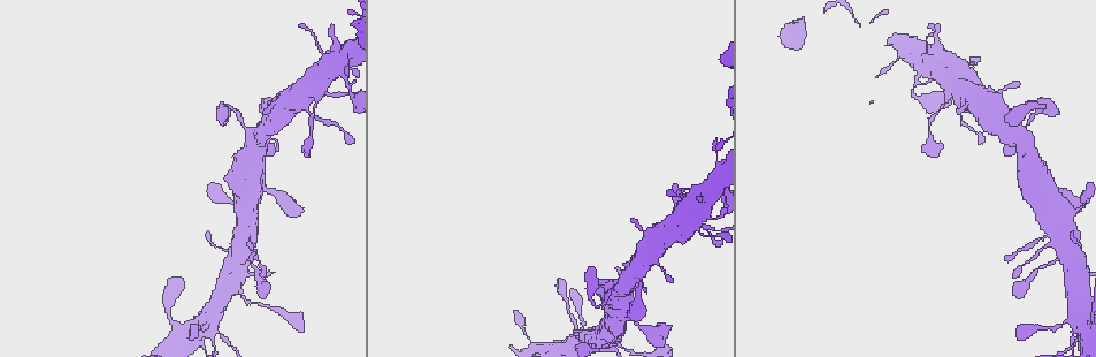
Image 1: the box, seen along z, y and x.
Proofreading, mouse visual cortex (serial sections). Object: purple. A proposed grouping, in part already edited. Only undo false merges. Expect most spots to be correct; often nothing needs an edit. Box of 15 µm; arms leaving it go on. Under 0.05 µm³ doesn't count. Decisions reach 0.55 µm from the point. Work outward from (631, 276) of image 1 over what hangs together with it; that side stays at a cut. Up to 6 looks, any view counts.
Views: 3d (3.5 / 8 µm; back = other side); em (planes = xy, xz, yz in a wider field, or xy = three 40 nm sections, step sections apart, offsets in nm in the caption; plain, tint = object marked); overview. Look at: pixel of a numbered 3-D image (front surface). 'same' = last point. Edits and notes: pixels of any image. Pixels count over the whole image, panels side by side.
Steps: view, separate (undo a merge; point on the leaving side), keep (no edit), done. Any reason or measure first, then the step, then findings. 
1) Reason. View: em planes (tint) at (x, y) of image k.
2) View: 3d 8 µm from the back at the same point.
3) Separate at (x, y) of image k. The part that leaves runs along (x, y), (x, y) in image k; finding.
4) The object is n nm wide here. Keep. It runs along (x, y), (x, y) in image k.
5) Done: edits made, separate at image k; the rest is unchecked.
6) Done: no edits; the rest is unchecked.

Sudden change in width. View: 3d 8 µm from the back at (310, 113) of image 1.

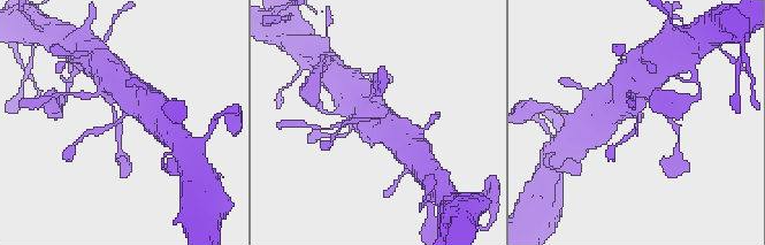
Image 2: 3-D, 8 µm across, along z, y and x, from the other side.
View: em xy step 2 (tint) at (119, 119) of image 2.

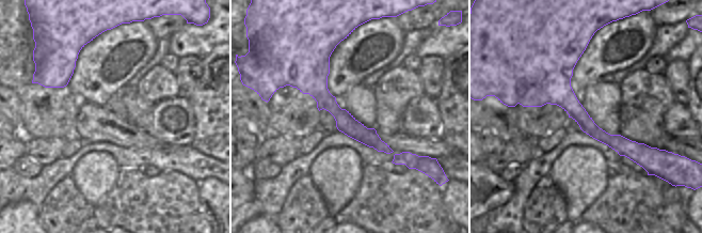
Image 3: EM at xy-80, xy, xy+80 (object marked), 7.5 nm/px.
Keep. All the same cell.

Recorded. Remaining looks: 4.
Sharp bend. View: 3d 3.5 µm at (913, 93) of image 1.

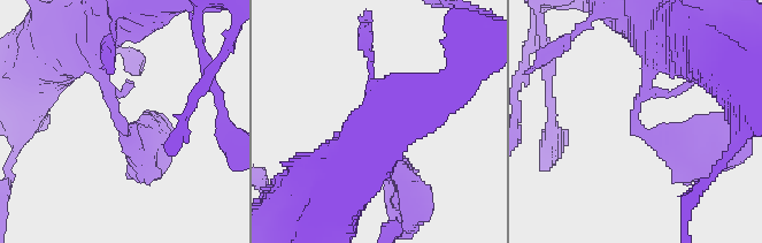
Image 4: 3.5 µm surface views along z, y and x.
Need the tissue. View: em xy step 2 (tint) at (635, 118) of image 4.

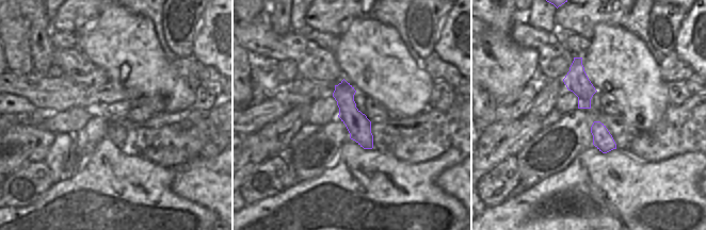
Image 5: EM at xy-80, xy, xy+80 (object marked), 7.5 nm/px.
Keep. Continuous, no second cell.

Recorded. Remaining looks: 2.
Done: no edits; the rest is unchecked.

